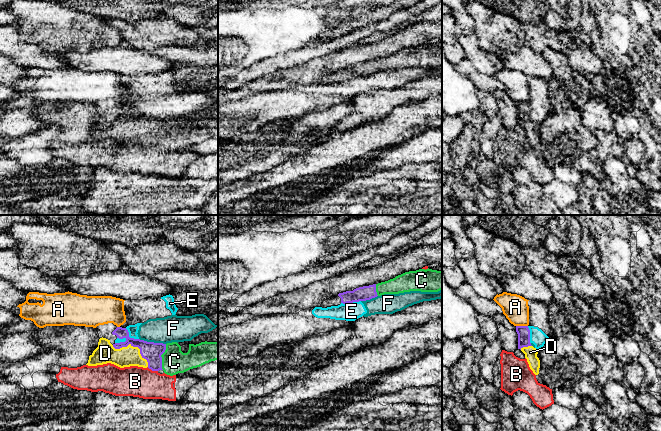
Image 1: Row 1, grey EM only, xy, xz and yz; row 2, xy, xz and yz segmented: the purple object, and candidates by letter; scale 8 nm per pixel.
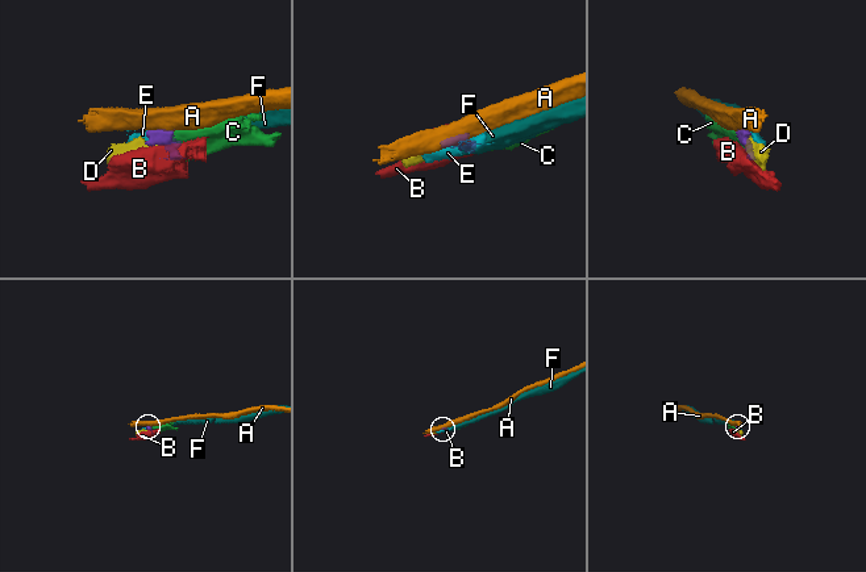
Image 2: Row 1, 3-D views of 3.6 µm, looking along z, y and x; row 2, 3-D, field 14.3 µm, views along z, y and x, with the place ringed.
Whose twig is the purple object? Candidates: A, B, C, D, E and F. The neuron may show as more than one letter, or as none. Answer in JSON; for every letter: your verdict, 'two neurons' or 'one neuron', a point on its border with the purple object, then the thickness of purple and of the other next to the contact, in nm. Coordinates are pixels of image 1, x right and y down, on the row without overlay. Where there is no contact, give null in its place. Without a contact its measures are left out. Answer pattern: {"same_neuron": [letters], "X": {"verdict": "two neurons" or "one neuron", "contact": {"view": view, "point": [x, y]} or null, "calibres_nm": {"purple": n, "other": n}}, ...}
{"same_neuron": ["C", "D"], "A": {"verdict": "two neurons", "contact": {"view": "yz", "point": [522, 102]}, "calibres_nm": {"purple": 100, "other": 200}}, "B": {"verdict": "two neurons", "contact": {"view": "xy", "point": [152, 146]}, "calibres_nm": {"purple": 150, "other": 240}}, "C": {"verdict": "one neuron", "contact": {"view": "xy", "point": [161, 133]}, "calibres_nm": {"purple": 150, "other": 200}}, "D": {"verdict": "one neuron", "contact": {"view": "xy", "point": [134, 122]}, "calibres_nm": {"purple": 150, "other": 160}}, "E": {"verdict": "two neurons", "contact": {"view": "xz", "point": [350, 78]}, "calibres_nm": {"purple": 120, "other": 140}}, "F": {"verdict": "two neurons", "contact": {"view": "xy", "point": [152, 118]}, "calibres_nm": {"purple": 150, "other": 220}}}

